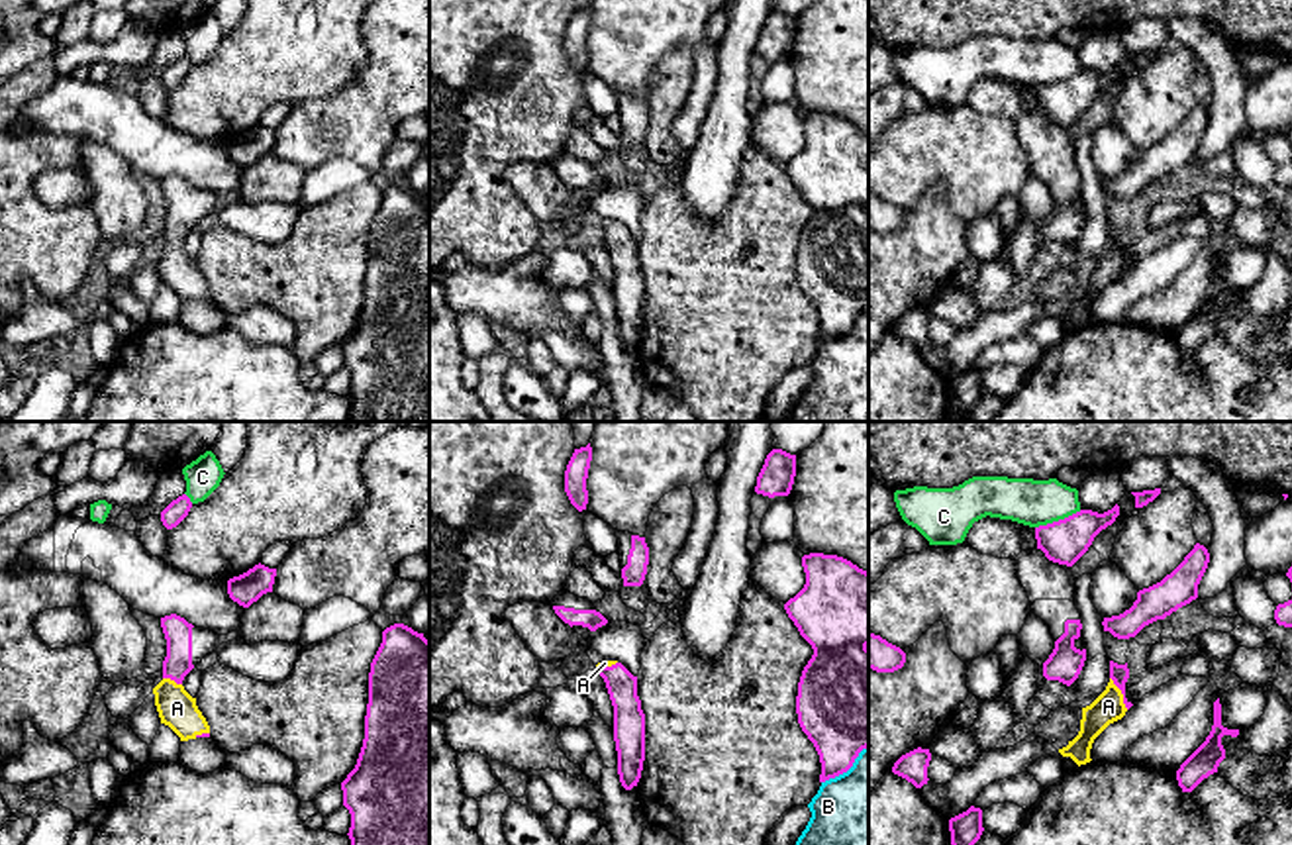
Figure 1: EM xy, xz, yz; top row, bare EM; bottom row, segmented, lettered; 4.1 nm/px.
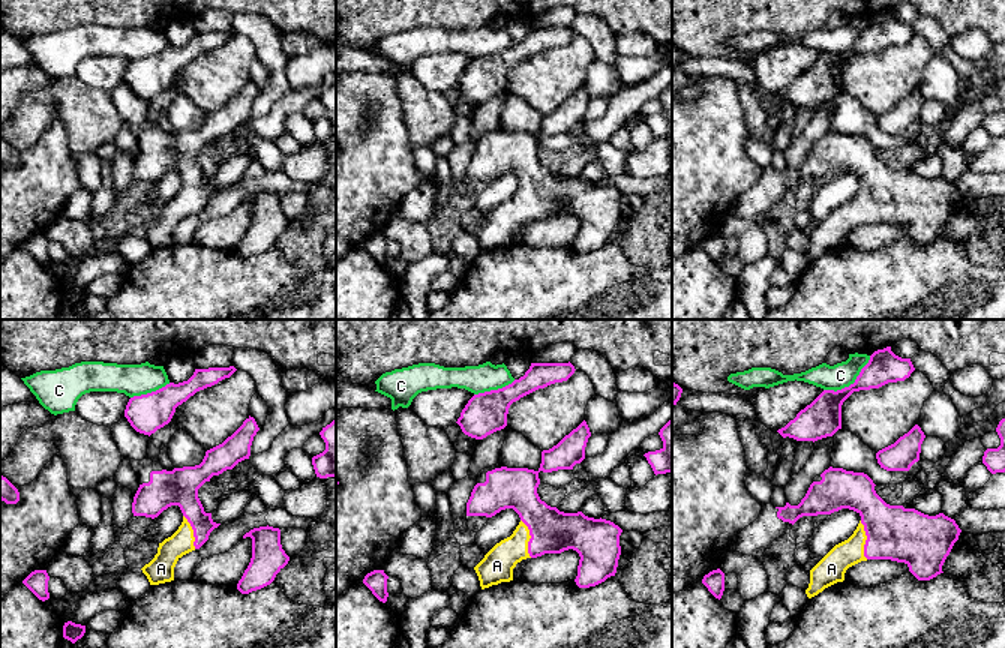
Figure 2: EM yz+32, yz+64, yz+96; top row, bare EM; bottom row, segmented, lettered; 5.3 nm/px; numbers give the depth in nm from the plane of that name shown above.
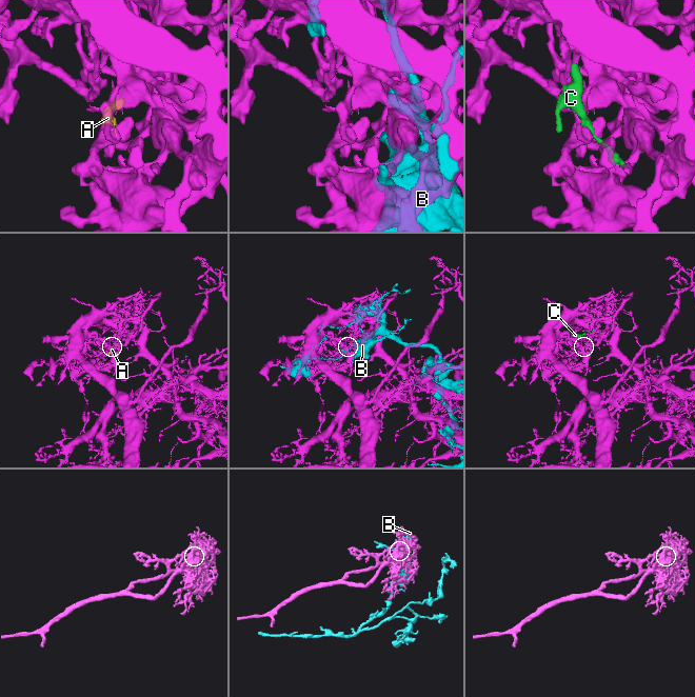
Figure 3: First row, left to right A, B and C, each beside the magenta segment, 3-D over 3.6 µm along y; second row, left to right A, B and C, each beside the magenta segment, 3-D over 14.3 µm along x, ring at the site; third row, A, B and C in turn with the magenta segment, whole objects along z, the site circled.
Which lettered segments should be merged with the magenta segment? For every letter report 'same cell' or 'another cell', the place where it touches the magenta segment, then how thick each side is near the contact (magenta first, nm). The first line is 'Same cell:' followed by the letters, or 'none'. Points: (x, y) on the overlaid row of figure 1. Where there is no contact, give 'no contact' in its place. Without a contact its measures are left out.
Same cell: A
A: same cell | yz (1122, 693) | 80/120 nm
B: another cell | xz (845, 771) | 360/320 nm
C: another cell | yz (1059, 520) | 180/190 nm

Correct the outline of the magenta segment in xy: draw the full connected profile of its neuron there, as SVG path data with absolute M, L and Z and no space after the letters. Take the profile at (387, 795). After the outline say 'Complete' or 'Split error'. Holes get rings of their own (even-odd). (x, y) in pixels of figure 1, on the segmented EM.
M404 623L382 631L369 672L363 747L341 790L343 806L351 814L351 845L429 845L429 641Z. Complete

